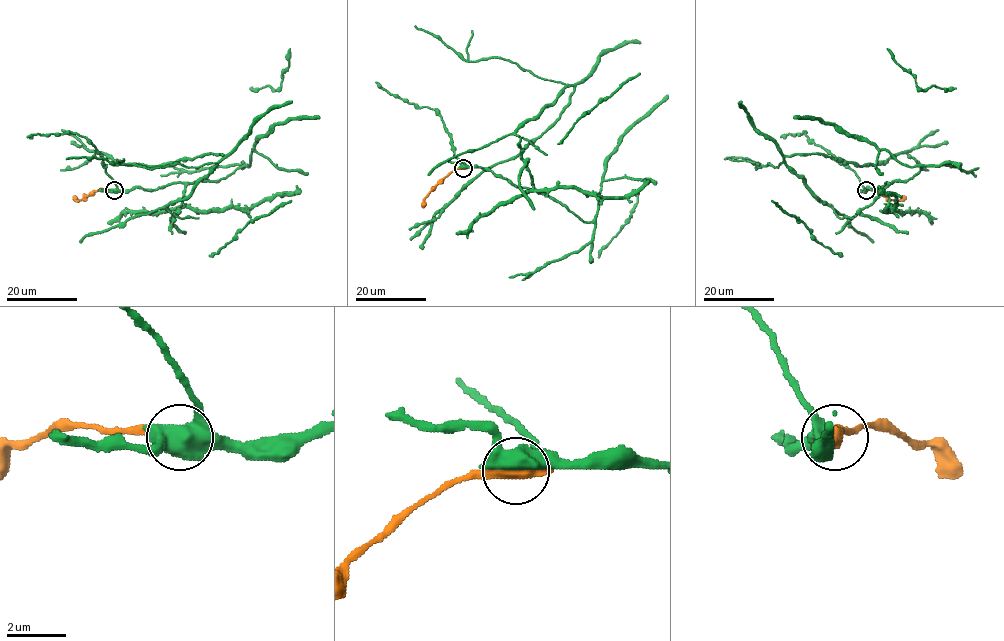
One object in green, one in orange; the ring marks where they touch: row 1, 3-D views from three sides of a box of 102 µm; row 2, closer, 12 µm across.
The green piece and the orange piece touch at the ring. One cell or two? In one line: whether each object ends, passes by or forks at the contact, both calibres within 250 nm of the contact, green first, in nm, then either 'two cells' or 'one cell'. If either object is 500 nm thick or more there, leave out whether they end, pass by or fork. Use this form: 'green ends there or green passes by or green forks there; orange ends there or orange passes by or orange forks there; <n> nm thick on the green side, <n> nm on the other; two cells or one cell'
480 nm thick on the green side, 500 nm on the other; one cell

